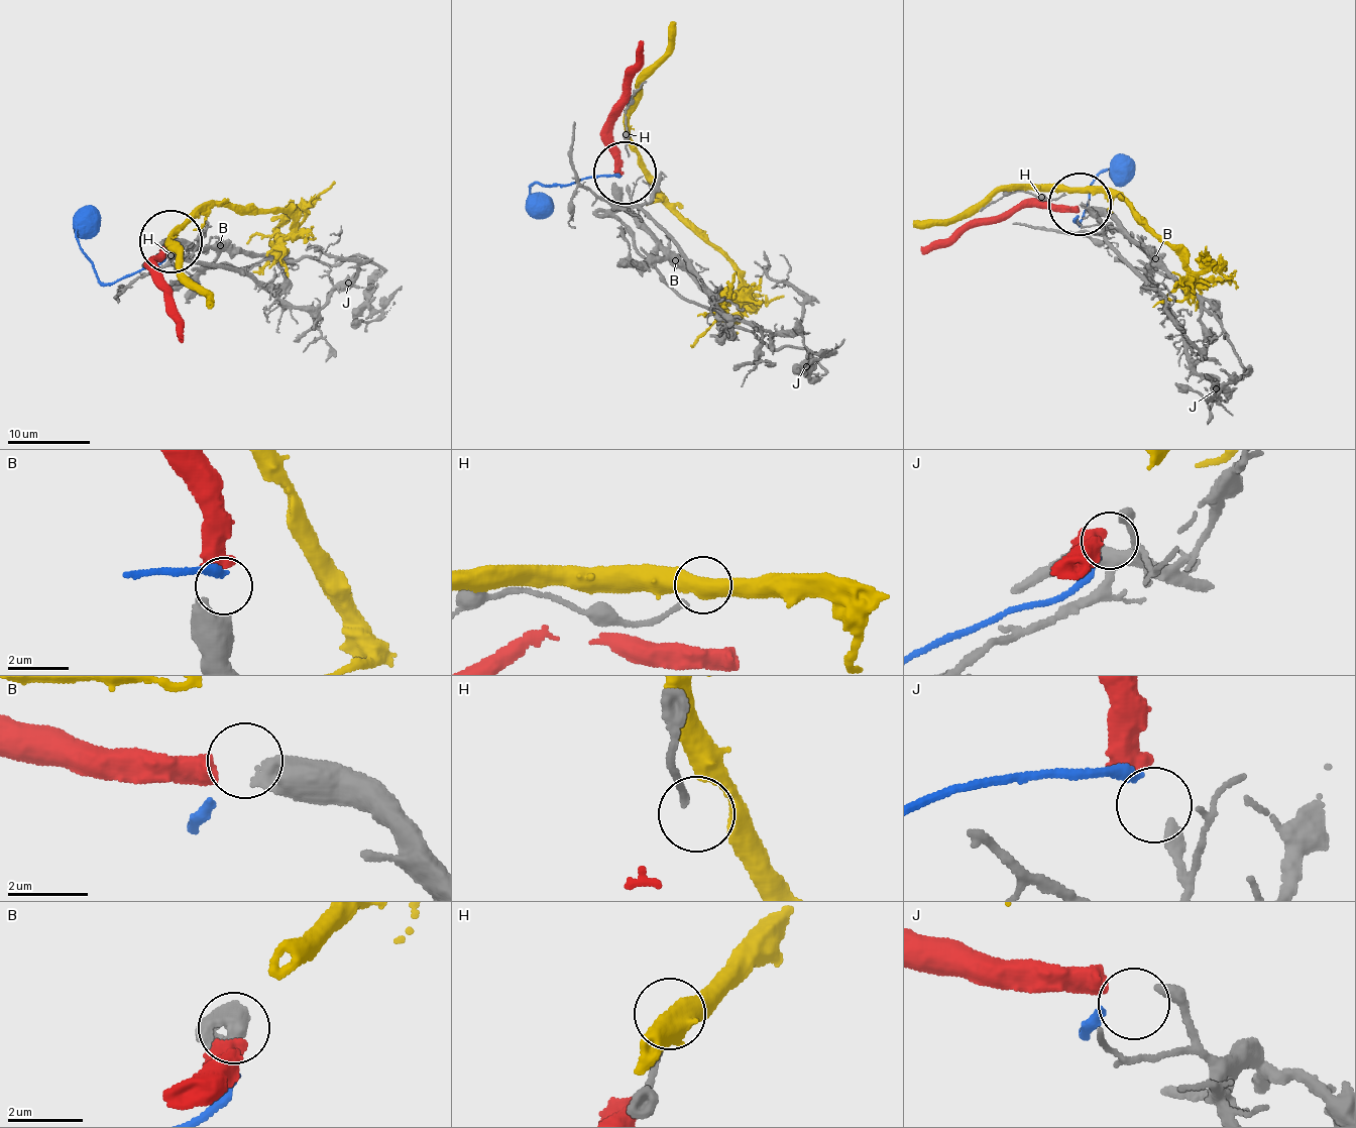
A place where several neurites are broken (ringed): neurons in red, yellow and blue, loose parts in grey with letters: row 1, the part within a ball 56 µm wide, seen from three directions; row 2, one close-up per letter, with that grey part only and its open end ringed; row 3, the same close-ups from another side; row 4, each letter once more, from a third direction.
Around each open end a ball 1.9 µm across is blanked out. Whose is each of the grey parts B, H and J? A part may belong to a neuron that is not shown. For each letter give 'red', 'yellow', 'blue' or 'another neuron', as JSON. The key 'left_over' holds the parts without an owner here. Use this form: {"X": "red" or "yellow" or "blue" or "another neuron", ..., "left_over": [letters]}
{"B": "red", "H": "another neuron", "J": "blue", "left_over": ["H"]}

